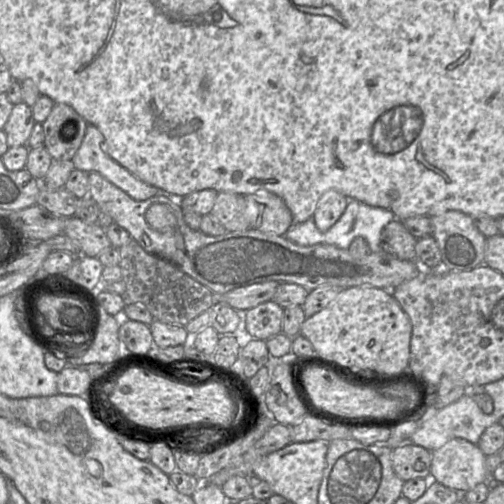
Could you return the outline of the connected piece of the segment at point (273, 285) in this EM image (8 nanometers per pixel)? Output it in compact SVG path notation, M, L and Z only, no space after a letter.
M268 281L238 287L221 296L216 296L216 301L225 302L236 311L247 311L271 301L279 284L277 281Z

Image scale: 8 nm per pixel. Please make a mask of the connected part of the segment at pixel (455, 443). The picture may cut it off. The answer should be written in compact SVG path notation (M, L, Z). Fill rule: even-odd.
M454 438L432 451L430 478L464 494L490 479L485 460L477 444Z

